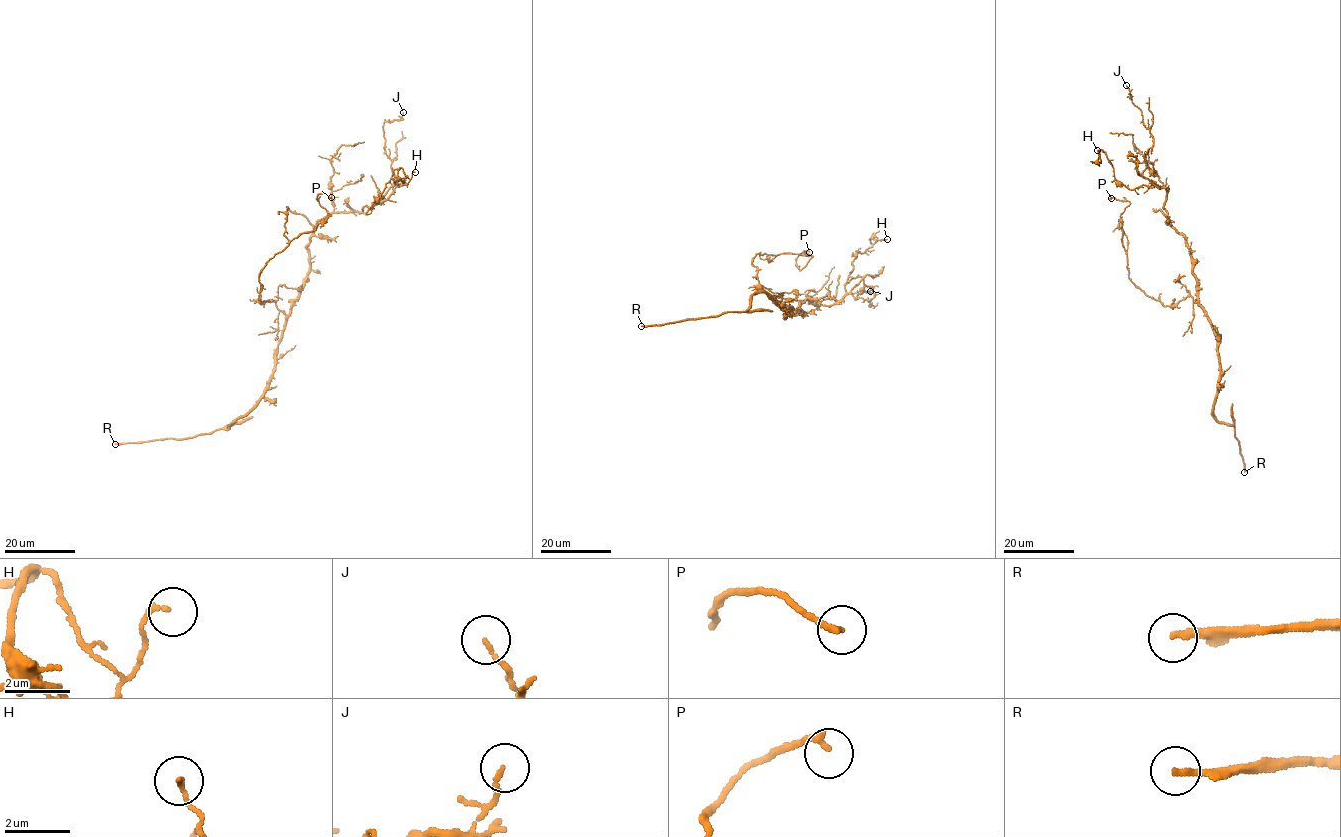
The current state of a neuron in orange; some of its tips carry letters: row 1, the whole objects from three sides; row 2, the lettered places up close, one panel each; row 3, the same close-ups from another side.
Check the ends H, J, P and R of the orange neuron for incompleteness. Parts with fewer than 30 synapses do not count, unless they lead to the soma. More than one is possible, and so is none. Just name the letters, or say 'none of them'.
R

